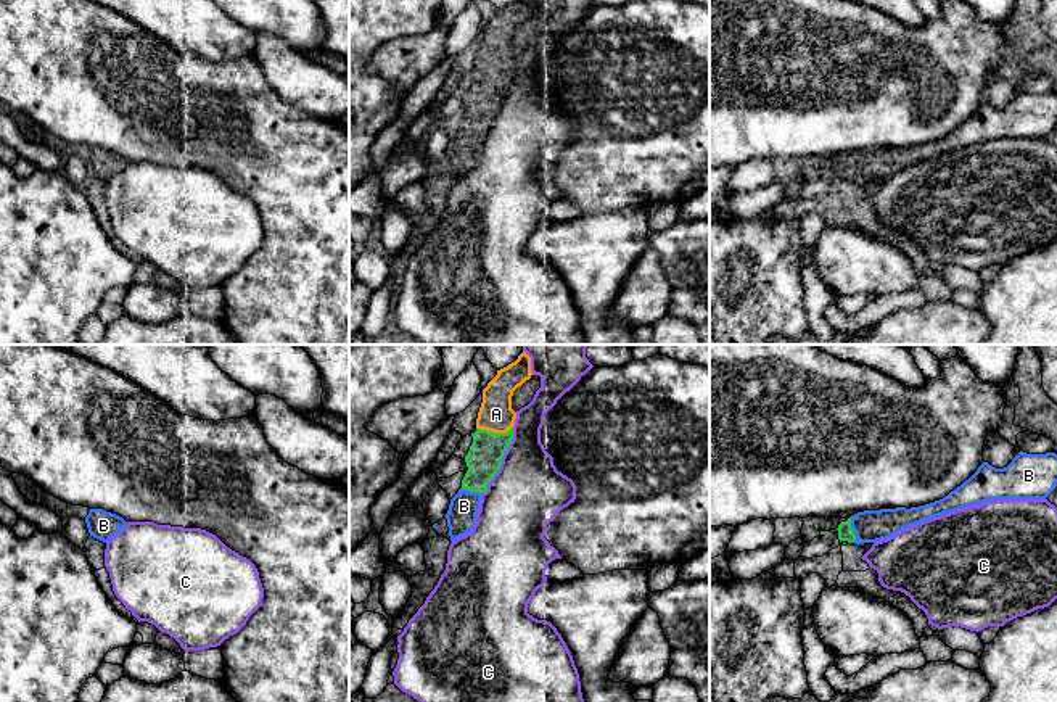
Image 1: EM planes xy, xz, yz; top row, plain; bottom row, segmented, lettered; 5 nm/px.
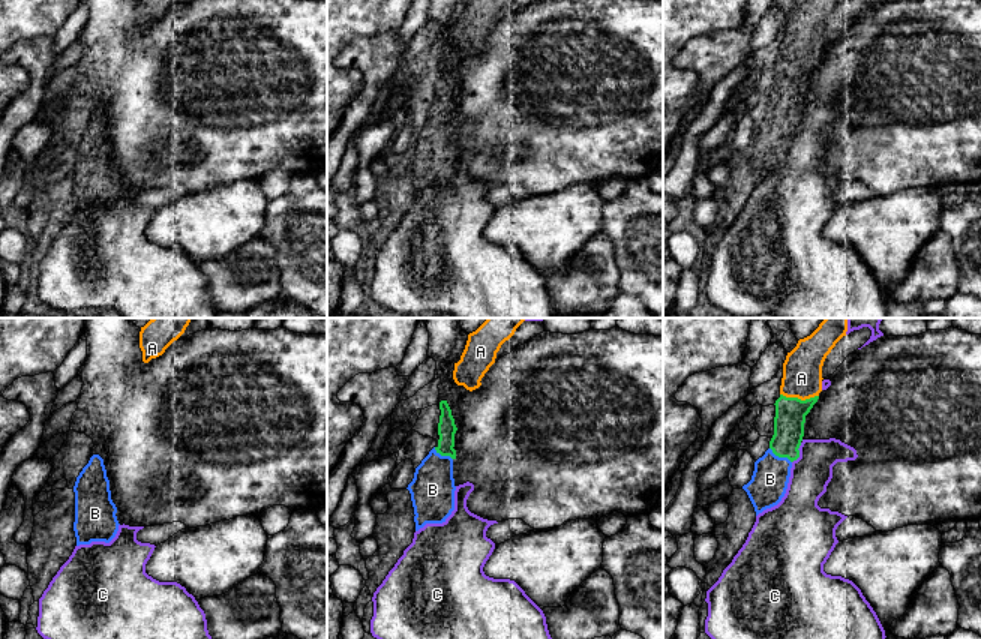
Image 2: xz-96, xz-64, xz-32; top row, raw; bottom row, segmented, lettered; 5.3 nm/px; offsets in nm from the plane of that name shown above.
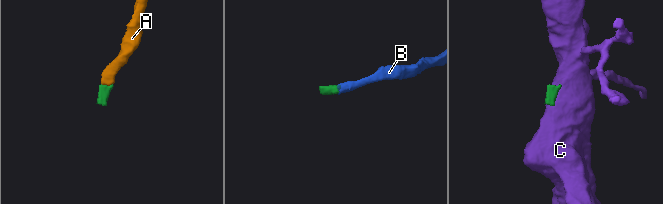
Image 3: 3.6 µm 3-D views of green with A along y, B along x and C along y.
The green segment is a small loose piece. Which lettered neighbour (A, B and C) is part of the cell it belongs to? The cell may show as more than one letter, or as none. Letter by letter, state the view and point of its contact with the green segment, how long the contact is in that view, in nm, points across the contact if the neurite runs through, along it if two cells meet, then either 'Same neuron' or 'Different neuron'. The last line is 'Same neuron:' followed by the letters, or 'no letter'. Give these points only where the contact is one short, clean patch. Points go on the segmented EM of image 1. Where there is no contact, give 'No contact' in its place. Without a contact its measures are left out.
A: Touches green at xz (493, 432). Shared border 180 nm. Path across: xz (486, 451), (493, 432), (496, 414). Same neuron
B: Touches green at yz (853, 530). Shared border 130 nm. Path across: yz (845, 532), (853, 530), (871, 525). Same neuron
C: Touches green at xz (501, 462). Shared border 380 nm. Boundary: xz (514, 429), (514, 438), (504, 453), (501, 467), (481, 495). Different neuron
Same neuron: A, B

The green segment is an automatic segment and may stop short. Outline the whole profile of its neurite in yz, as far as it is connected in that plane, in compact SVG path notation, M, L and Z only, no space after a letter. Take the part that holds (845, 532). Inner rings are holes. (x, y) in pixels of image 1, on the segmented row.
M1020 451L1004 469L983 462L960 486L919 507L864 510L838 525L838 539L854 544L886 539L907 526L994 499L1046 499L1057 486L1057 454Z

